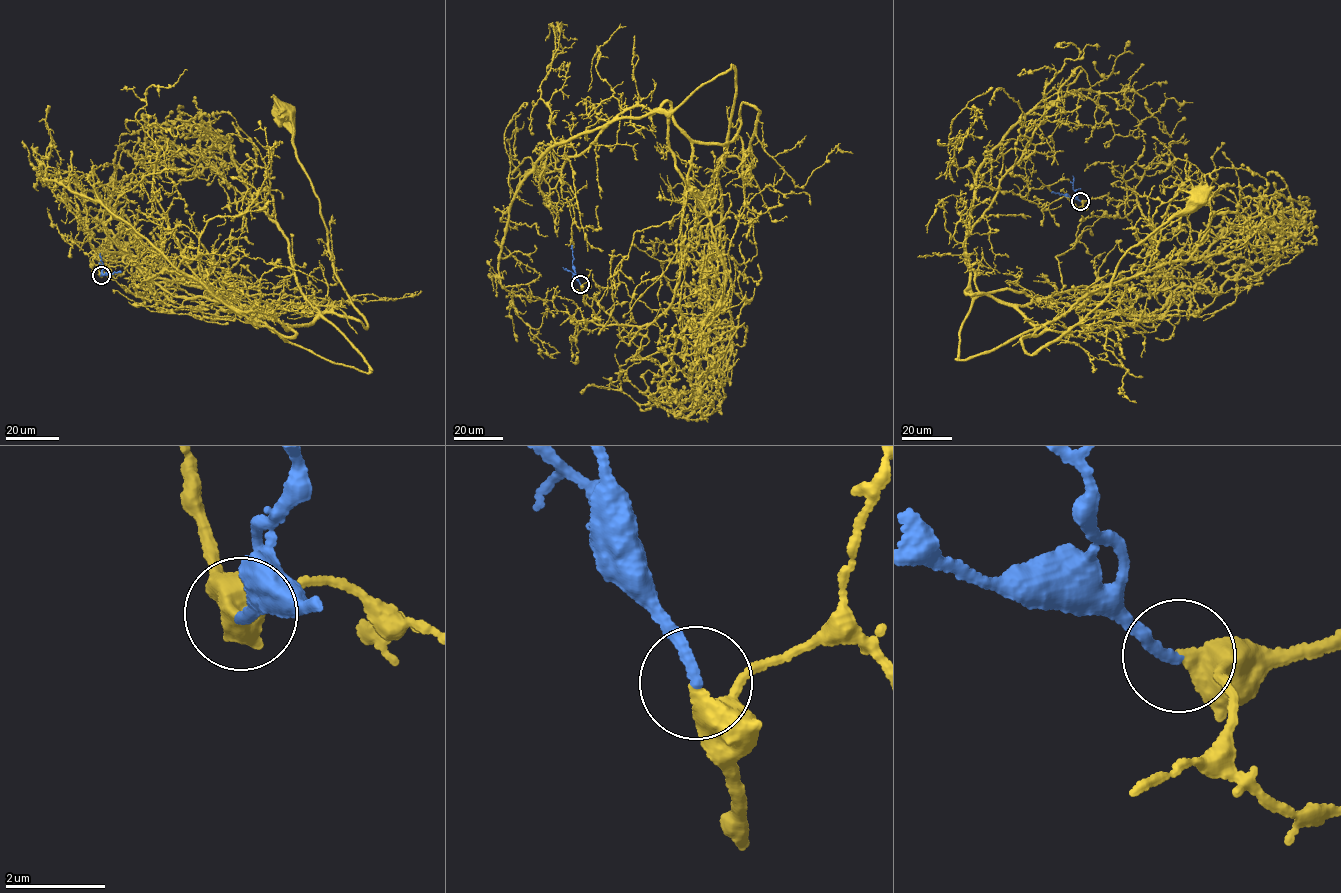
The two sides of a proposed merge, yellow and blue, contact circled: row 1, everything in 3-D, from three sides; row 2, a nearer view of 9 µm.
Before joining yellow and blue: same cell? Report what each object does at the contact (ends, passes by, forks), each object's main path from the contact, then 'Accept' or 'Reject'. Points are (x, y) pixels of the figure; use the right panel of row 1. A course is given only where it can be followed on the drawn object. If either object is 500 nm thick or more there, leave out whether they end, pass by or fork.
At the ring yellow ends. At the ring blue ends. Course of yellow: (1080, 201), (1136, 201), (1152, 246), (1120, 283), (1018, 306), (1045, 328), (1022, 338), (1030, 354), (1199, 201). Course of blue: (1080, 201), (1051, 192). Accept

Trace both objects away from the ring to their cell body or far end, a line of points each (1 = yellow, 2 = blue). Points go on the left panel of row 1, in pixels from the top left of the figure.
1: (101, 275), (94, 248), (175, 296), (283, 324), (331, 313), (366, 327), (332, 265), (288, 111)
2: (101, 275), (121, 271)

